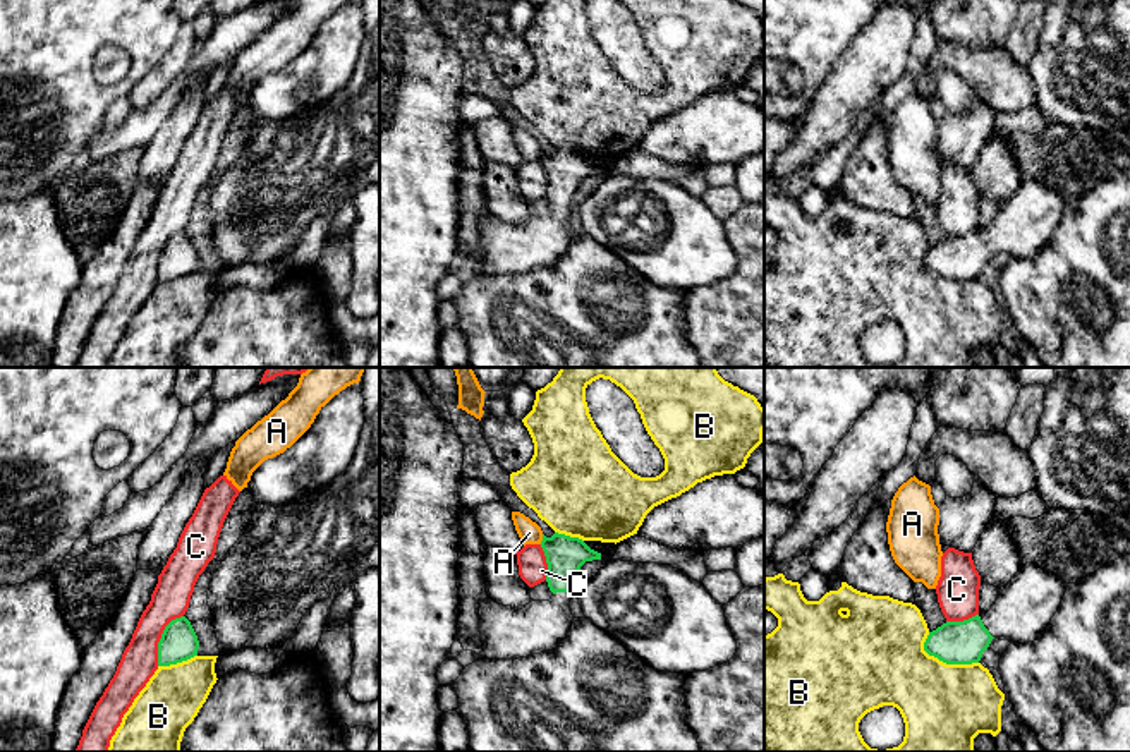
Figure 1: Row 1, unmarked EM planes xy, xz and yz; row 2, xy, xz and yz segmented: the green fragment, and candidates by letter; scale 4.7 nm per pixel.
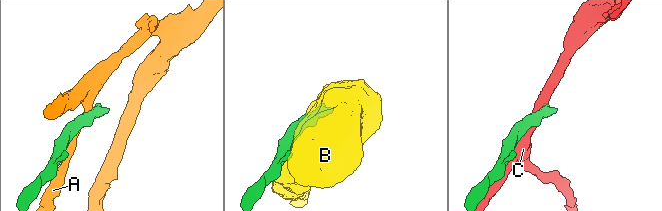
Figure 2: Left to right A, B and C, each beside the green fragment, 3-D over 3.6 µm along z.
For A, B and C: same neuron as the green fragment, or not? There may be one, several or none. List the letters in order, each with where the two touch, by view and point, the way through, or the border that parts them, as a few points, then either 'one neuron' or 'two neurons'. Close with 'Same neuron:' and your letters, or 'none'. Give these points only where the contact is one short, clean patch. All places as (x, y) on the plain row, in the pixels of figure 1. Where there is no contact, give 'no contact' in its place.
A: contact xz (543, 155); border xz (543, 150), (540, 158); two neurons
B: contact yz (948, 278); two neurons
C: contact xy (162, 253); border xy (182, 230), (165, 242), (158, 258), (157, 280); two neurons
Same neuron: none

